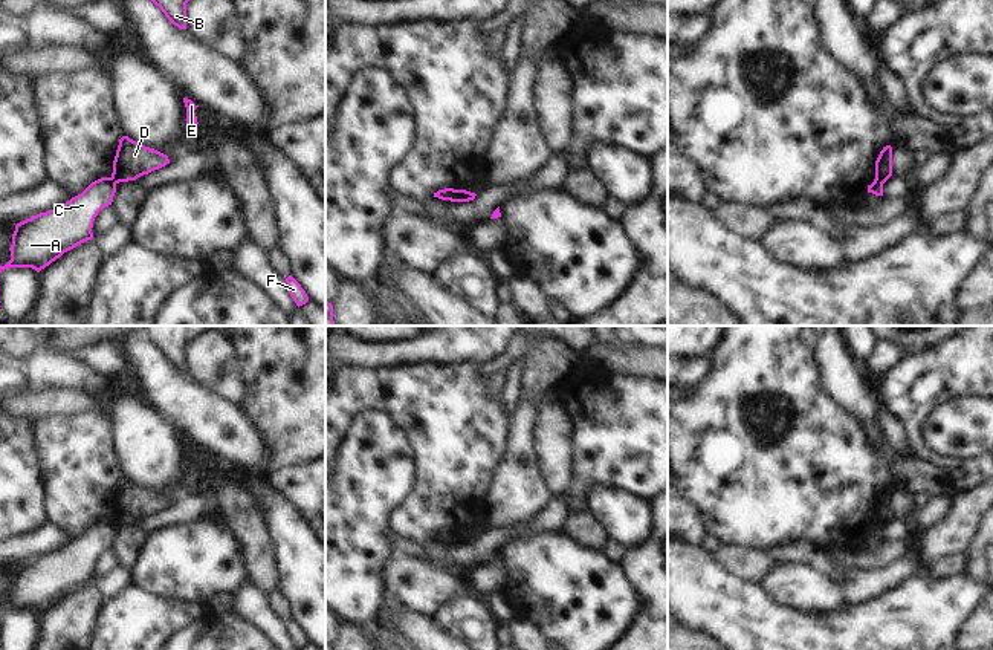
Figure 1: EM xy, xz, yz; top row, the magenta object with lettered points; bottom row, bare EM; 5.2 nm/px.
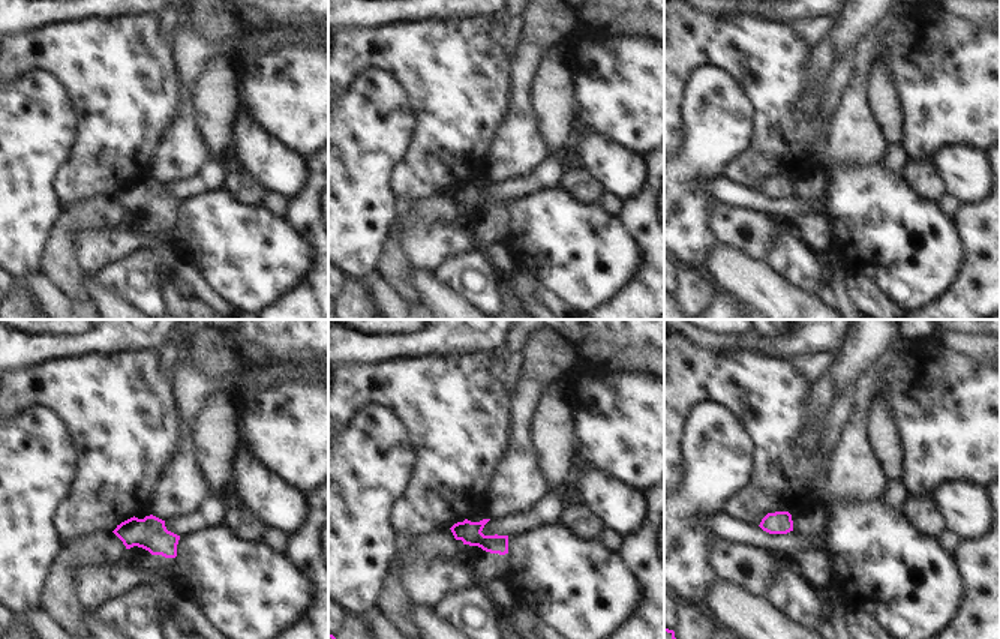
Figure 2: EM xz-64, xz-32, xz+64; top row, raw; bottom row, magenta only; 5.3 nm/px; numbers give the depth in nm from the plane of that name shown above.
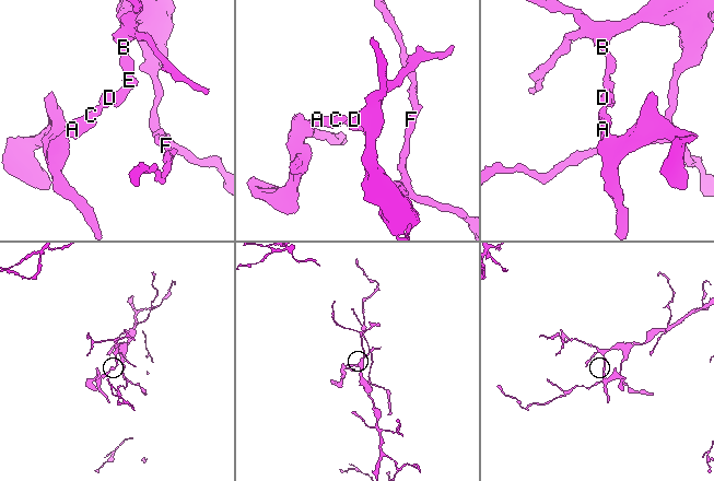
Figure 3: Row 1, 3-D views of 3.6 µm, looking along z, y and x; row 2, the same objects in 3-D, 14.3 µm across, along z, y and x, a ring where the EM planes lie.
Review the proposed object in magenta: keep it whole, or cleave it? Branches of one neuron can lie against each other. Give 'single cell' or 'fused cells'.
fused cells

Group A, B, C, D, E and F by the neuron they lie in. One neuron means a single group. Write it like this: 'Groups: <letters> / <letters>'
Groups: A C / B D E F

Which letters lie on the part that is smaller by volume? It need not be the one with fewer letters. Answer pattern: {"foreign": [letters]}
{"foreign": ["A", "C"]}

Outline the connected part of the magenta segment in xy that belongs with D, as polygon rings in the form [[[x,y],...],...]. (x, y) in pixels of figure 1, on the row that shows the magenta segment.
[[[122,136],[113,161],[112,179],[116,184],[136,180],[137,177],[159,170],[167,164],[170,164],[167,154],[145,147],[128,136]]]

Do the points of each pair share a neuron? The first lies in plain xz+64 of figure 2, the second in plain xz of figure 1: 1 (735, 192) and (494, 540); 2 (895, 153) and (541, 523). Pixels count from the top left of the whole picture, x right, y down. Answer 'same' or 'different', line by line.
1: same
2: same

